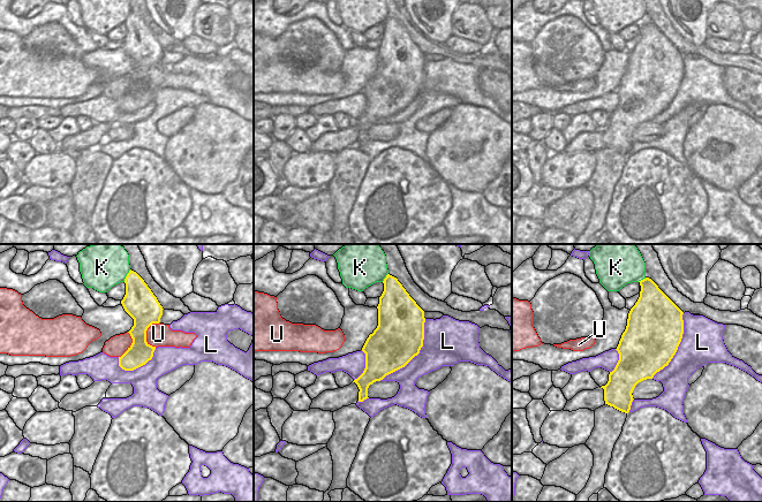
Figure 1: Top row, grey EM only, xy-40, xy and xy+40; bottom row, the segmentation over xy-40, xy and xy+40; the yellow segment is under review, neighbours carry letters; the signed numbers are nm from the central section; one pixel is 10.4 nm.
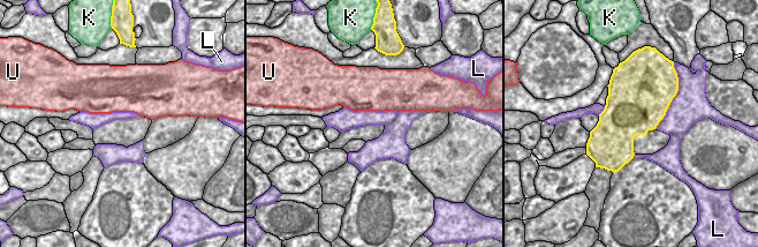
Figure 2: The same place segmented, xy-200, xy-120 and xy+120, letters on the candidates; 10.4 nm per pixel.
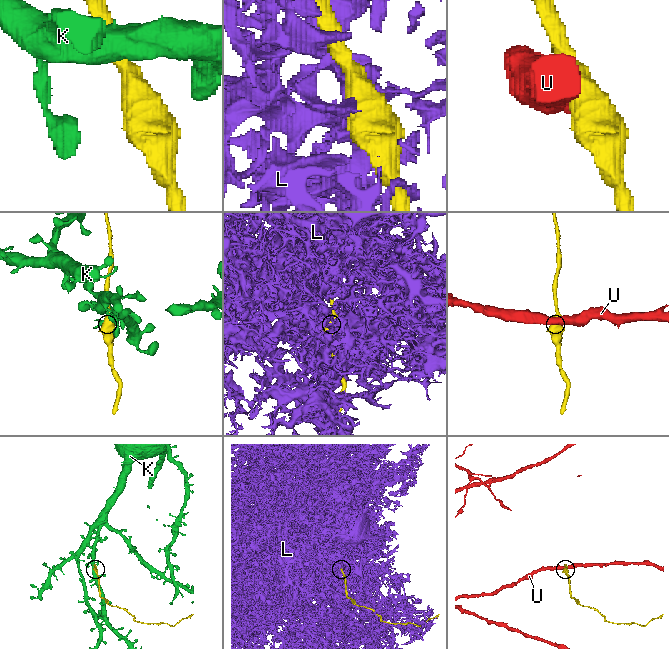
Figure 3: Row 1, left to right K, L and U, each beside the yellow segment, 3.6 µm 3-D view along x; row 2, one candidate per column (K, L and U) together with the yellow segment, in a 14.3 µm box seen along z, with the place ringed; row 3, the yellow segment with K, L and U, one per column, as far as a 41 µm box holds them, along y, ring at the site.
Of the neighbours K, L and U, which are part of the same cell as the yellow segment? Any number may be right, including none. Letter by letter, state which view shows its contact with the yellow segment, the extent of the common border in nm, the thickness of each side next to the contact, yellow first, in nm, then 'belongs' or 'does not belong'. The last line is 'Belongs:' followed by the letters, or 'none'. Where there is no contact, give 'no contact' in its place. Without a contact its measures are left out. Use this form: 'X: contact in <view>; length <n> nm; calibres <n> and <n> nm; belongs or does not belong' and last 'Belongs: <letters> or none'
K: contact in xy-40; length 150 nm; calibres 280 and 480 nm; does not belong
L: contact in xy; length 800 nm; calibres 500 and 340 nm; does not belong
U: contact in xy-40; length 280 nm; calibres 320 and 240 nm; does not belong
Belongs: none

